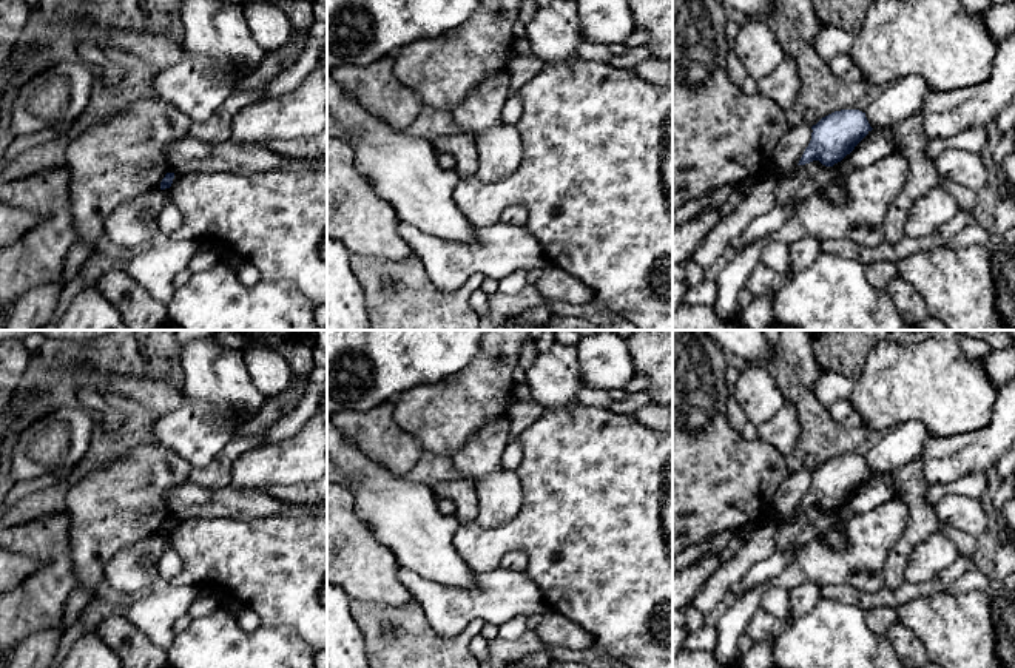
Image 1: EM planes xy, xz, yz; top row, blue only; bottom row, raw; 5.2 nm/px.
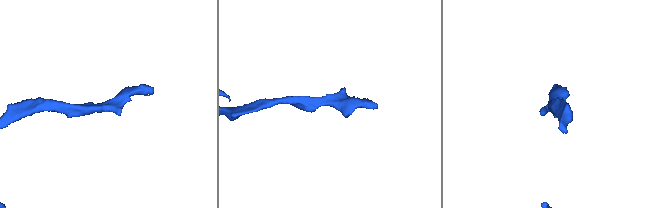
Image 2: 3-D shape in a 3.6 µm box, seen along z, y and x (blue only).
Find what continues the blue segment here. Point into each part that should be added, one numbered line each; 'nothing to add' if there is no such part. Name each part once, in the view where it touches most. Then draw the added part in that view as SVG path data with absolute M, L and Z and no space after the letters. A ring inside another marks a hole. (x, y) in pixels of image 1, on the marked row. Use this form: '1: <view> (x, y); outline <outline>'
nothing to add

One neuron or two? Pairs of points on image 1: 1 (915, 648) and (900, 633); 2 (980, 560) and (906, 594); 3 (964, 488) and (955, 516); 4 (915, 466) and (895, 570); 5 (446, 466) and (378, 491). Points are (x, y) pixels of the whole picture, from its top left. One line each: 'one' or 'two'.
1: one
2: two
3: two
4: one
5: two

